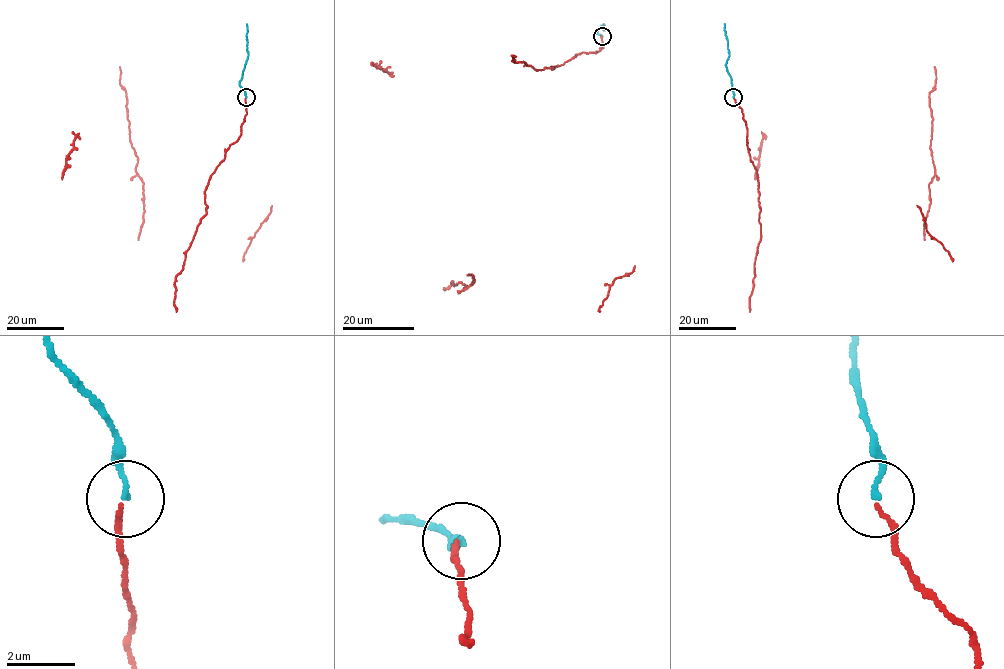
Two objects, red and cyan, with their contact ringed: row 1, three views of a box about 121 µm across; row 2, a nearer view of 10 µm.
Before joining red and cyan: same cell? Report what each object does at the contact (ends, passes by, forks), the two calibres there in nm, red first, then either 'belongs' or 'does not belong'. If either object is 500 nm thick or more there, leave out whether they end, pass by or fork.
red ends; cyan ends; calibres 130 and 150 nm; belongs

